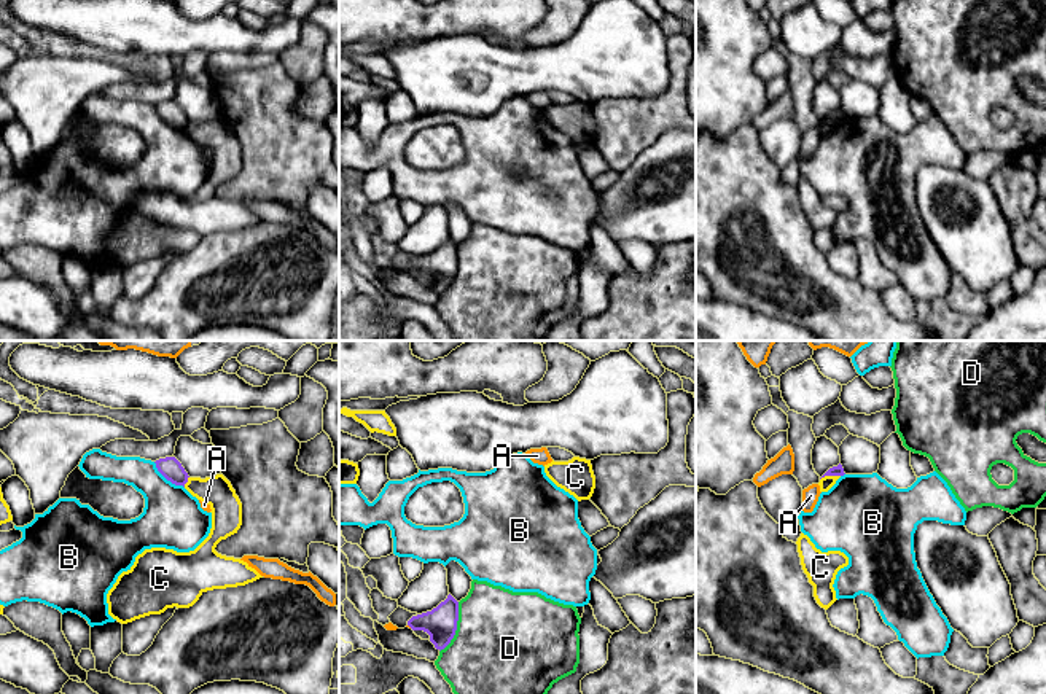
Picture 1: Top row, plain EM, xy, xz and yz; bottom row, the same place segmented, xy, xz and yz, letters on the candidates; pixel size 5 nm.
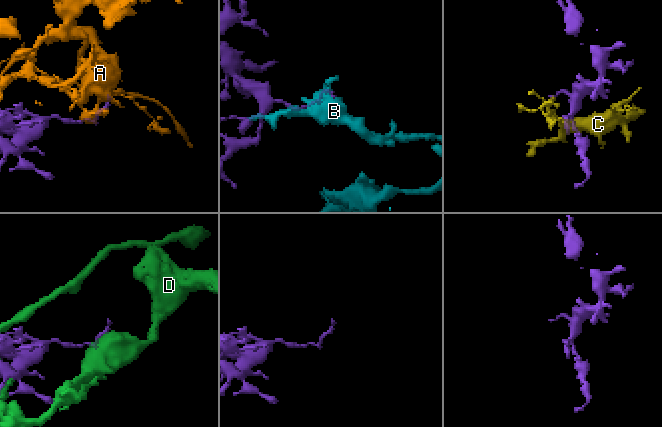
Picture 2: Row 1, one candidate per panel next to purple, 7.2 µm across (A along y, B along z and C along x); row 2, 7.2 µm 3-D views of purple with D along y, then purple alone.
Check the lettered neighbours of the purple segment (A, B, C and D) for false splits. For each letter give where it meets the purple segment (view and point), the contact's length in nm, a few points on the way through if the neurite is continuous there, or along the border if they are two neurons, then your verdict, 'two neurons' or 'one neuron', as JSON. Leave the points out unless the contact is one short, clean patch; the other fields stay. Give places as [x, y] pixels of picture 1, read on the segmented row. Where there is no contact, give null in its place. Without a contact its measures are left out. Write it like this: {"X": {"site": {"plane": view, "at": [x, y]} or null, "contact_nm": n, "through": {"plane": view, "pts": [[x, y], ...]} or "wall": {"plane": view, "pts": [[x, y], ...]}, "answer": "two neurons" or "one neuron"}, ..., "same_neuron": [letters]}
{"A": {"site": {"plane": "xz", "at": [409, 626]}, "contact_nm": 30, "answer": "two neurons"}, "B": {"site": {"plane": "xy", "at": [167, 479]}, "contact_nm": 200, "answer": "two neurons"}, "C": {"site": {"plane": "yz", "at": [830, 475]}, "contact_nm": 110, "wall": {"plane": "yz", "pts": [[839, 475], [825, 475], [820, 479]]}, "answer": "two neurons"}, "D": {"site": {"plane": "xz", "at": [456, 627]}, "contact_nm": 280, "answer": "two neurons"}, "same_neuron": []}

